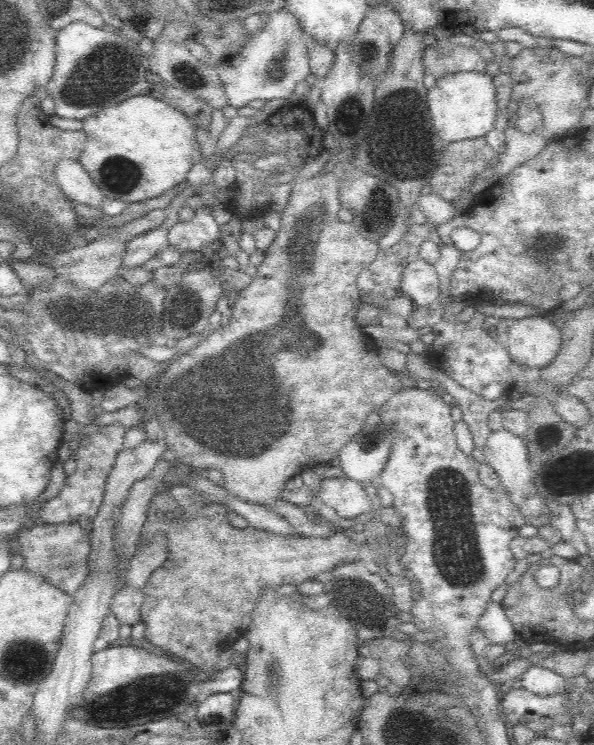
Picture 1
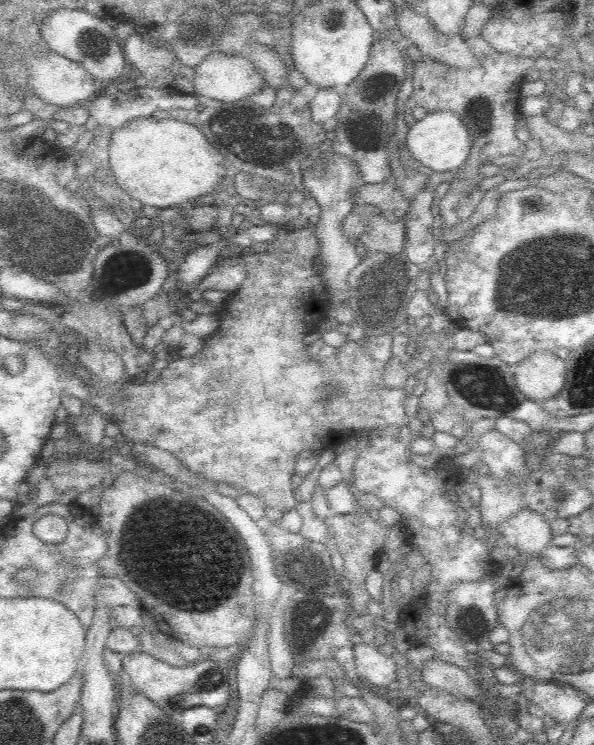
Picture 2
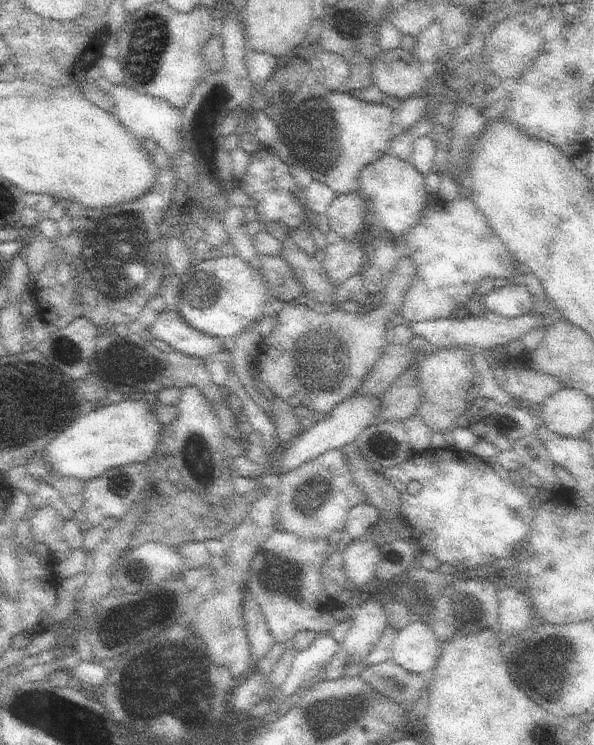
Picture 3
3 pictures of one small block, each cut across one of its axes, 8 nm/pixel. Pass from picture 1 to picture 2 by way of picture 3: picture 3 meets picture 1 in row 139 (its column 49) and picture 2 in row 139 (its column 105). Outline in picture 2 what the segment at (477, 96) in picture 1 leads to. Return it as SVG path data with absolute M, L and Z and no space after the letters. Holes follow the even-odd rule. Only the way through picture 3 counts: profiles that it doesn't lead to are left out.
M438 110L432 114L426 114L422 120L410 126L408 136L404 138L404 148L410 150L412 158L420 162L420 166L430 168L434 174L446 174L448 178L456 174L464 162L470 156L472 148L472 132L468 132L466 122L450 110Z

